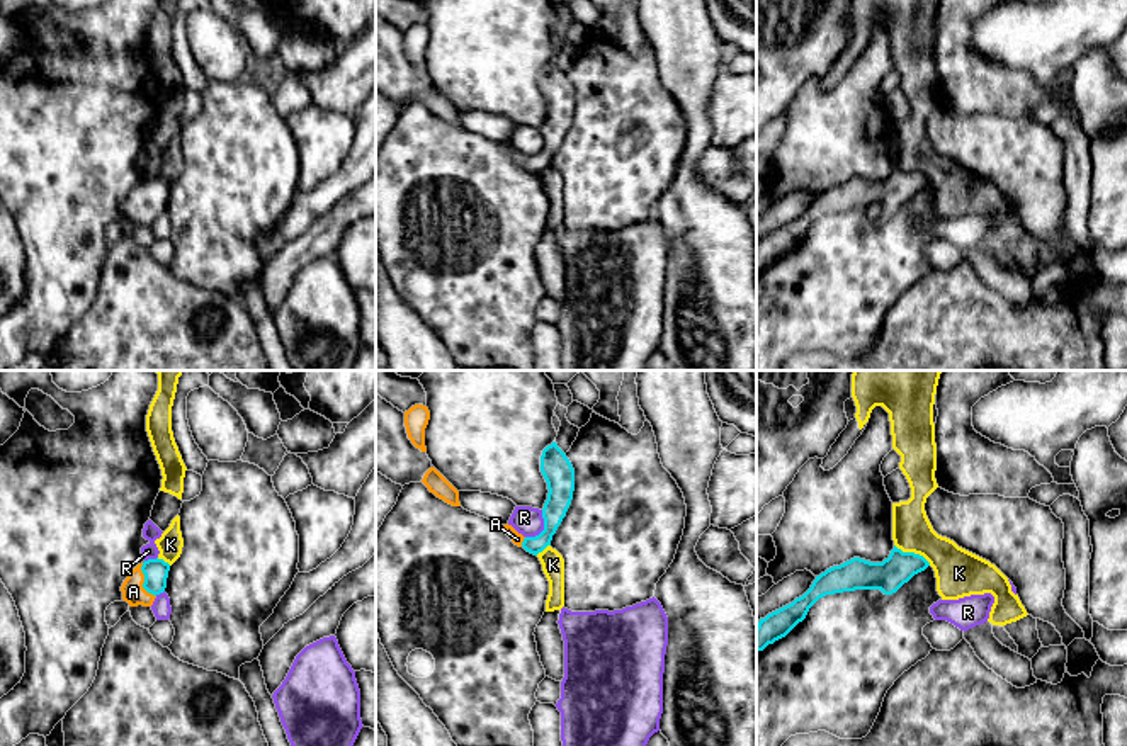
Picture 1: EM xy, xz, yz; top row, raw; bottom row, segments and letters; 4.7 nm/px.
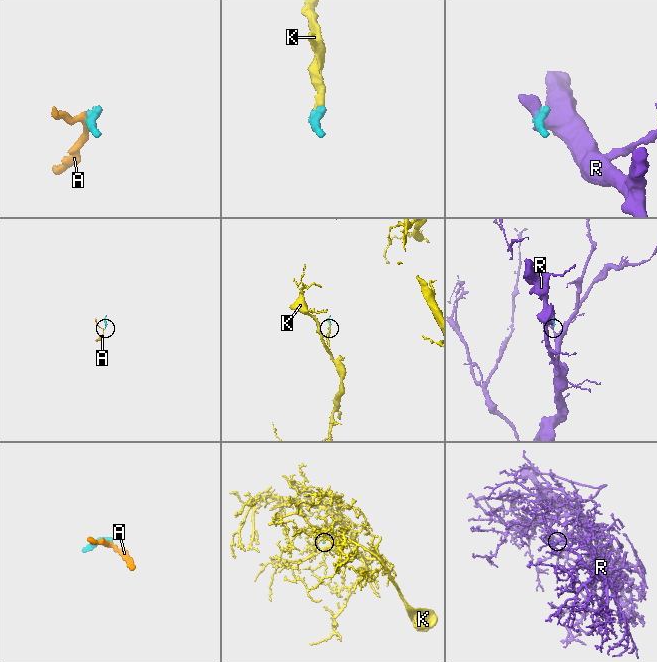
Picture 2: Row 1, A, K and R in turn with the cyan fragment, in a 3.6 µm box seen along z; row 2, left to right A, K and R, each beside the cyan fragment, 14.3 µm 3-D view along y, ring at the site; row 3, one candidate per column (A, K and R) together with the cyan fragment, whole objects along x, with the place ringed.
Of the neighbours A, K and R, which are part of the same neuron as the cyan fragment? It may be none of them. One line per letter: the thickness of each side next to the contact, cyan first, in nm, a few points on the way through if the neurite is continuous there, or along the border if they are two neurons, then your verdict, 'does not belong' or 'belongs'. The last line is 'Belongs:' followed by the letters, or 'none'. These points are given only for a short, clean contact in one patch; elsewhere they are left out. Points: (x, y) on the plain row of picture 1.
A: 120/110 nm | across xy (155, 191), (145, 201), (133, 211) | belongs
K: 150/220 nm | along yz (894, 163), (903, 170), (918, 172), (930, 184) | does not belong
R: 130/140 nm | does not belong
Belongs: A

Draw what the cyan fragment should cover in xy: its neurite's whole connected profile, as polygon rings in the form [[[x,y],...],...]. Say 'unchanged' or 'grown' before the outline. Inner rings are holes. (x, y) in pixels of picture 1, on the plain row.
grown; [[[148,178],[138,184],[124,199],[121,211],[129,226],[151,226],[165,211],[170,184],[163,178]]]

